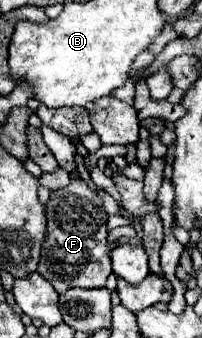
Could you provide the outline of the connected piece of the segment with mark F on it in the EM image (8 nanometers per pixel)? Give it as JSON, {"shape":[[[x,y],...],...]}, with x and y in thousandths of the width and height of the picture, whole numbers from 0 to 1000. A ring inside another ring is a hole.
{"shape":[[[347,533],[327,556],[267,562],[238,604],[238,704],[208,722],[208,769],[188,805],[277,852],[287,870],[317,870],[347,852],[495,852],[525,840],[545,793],[545,722],[525,710],[525,651],[535,633],[505,615],[505,592],[436,556],[416,533]]]}

